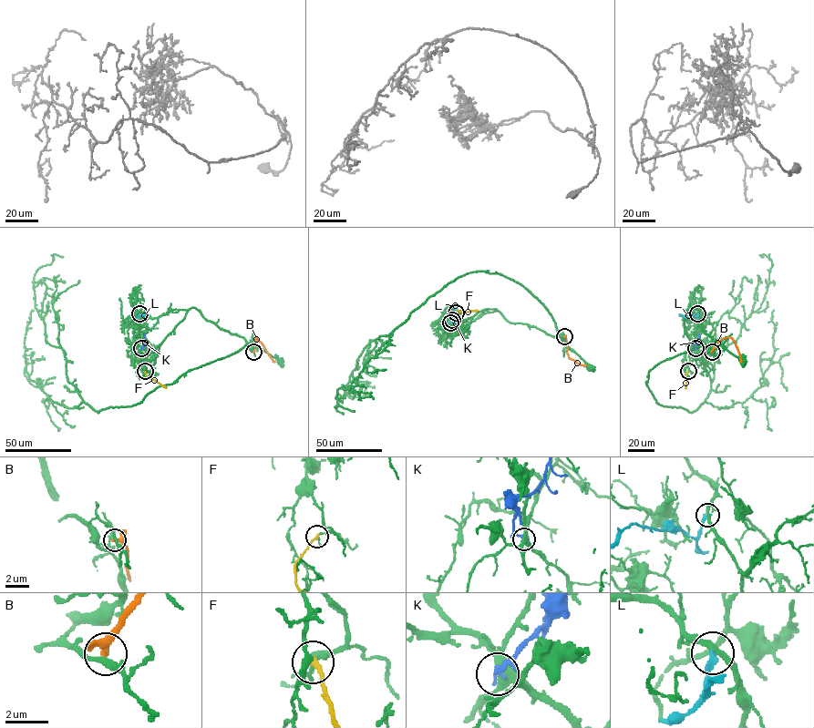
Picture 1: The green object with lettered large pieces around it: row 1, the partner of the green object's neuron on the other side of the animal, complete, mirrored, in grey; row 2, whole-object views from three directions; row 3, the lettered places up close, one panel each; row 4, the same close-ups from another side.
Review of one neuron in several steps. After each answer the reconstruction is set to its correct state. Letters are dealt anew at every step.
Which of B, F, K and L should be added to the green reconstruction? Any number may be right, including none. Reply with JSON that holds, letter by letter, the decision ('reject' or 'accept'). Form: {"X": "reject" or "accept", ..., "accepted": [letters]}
{"B": "reject", "F": "reject", "K": "reject", "L": "reject", "accepted": []}

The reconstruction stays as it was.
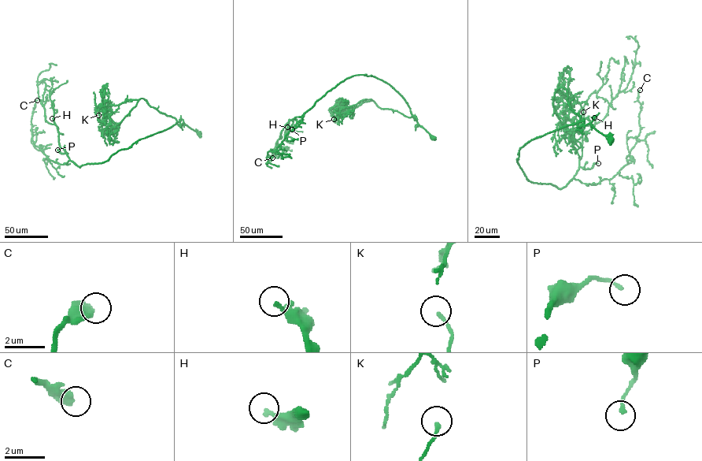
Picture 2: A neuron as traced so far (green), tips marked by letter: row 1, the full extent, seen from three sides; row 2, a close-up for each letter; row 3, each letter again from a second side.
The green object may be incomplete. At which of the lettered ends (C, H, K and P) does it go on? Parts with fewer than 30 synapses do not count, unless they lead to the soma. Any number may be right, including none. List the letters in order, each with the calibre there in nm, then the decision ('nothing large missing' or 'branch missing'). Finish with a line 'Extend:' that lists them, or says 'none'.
C: calibre 460 nm; nothing large missing
H: calibre 240 nm; nothing large missing
K: calibre 160 nm; nothing large missing
P: calibre 170 nm; nothing large missing
Extend: none

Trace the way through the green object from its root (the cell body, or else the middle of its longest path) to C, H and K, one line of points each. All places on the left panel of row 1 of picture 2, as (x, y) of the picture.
C: (199, 134), (177, 122), (104, 162), (59, 164), (32, 140), (37, 100)
H: (199, 134), (177, 122), (118, 150), (106, 161), (79, 167), (60, 146), (52, 118)
K: (199, 134), (183, 122), (179, 126), (175, 117), (142, 98), (112, 127), (105, 120), (102, 124), (98, 115)

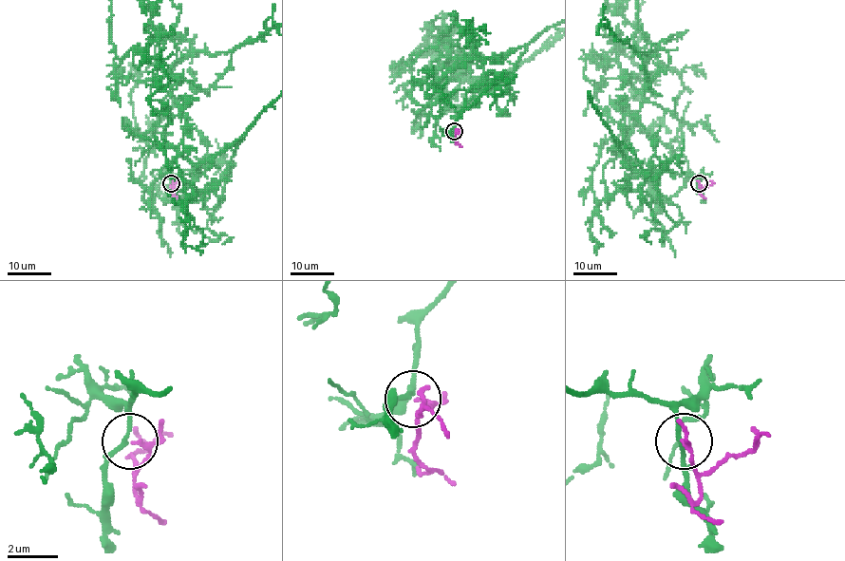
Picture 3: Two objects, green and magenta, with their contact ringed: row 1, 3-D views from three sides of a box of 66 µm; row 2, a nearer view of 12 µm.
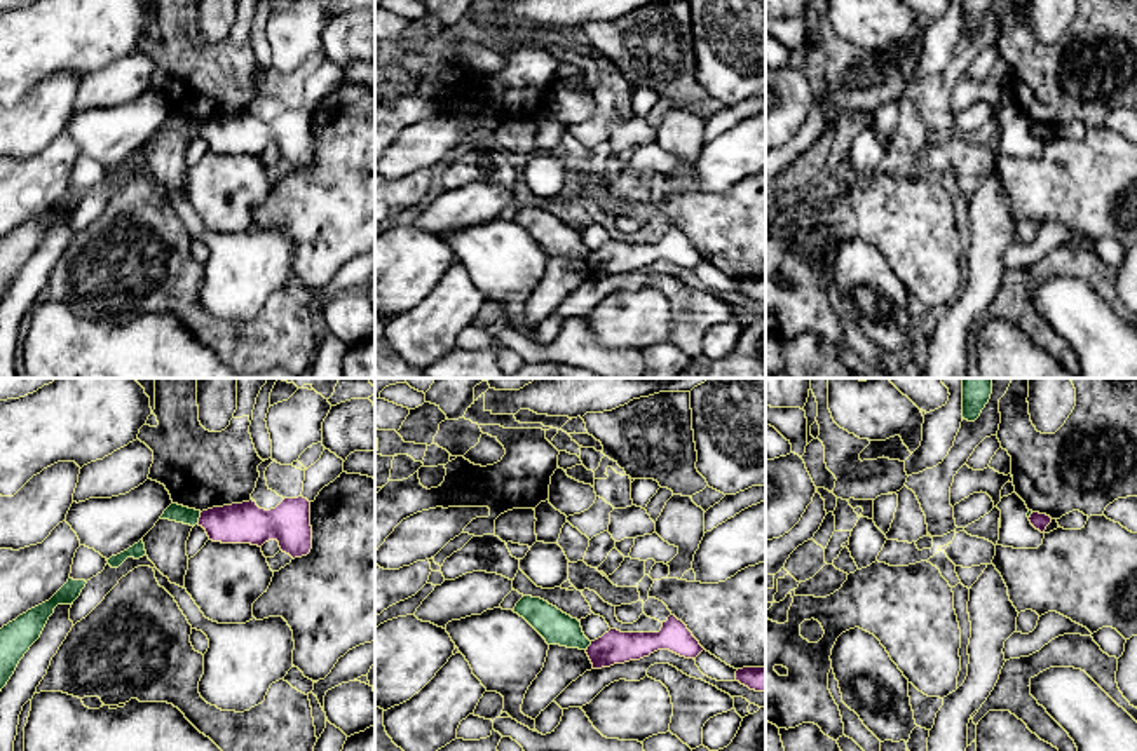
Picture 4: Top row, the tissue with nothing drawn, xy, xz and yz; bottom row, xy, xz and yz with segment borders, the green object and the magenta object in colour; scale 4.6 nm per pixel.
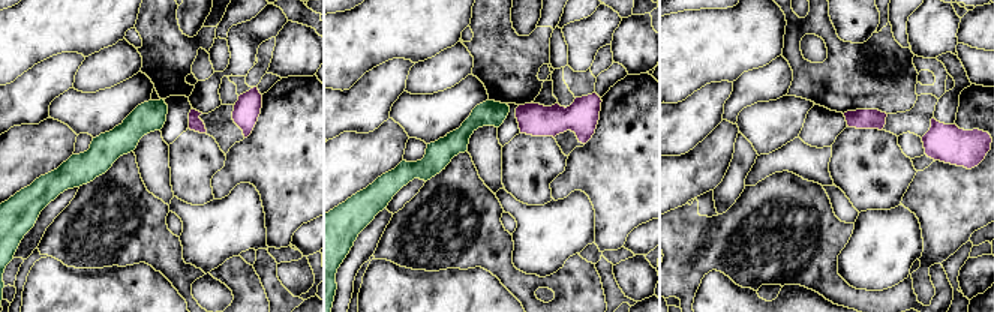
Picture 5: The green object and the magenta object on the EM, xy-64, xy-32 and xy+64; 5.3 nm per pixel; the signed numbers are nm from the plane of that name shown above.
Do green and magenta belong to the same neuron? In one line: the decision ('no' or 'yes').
no

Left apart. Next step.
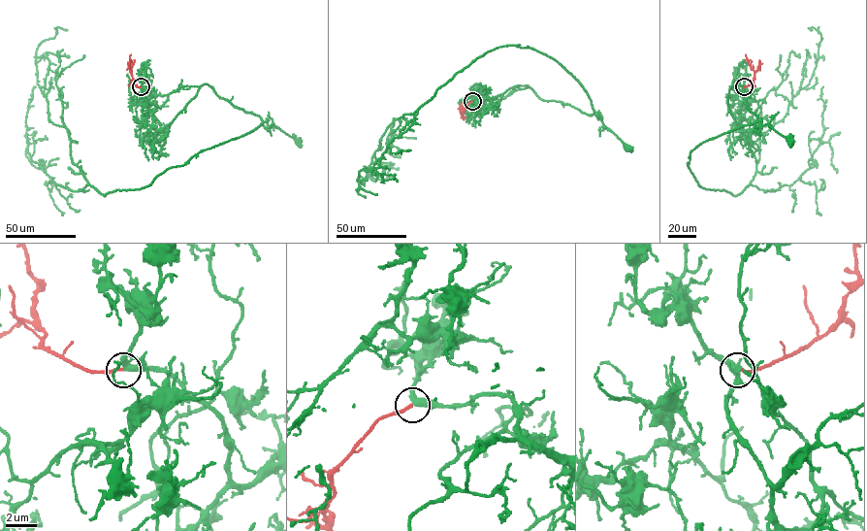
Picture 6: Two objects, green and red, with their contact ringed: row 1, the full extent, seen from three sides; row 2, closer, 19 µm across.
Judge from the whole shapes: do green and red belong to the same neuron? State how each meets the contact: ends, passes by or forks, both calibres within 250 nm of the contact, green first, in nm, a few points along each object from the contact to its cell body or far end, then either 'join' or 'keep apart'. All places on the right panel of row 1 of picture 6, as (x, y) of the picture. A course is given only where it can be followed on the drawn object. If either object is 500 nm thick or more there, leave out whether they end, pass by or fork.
green passes by; red ends; calibres 360 and 200 nm; course green (744, 86), (747, 97), (729, 86), (743, 88), (746, 107), (757, 116), (754, 127), (768, 123), (790, 142); course red (744, 86), (754, 79), (746, 54); join

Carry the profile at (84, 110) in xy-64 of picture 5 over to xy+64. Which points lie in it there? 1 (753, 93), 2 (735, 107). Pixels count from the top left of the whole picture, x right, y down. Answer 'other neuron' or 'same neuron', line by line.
1: other neuron
2: other neuron

